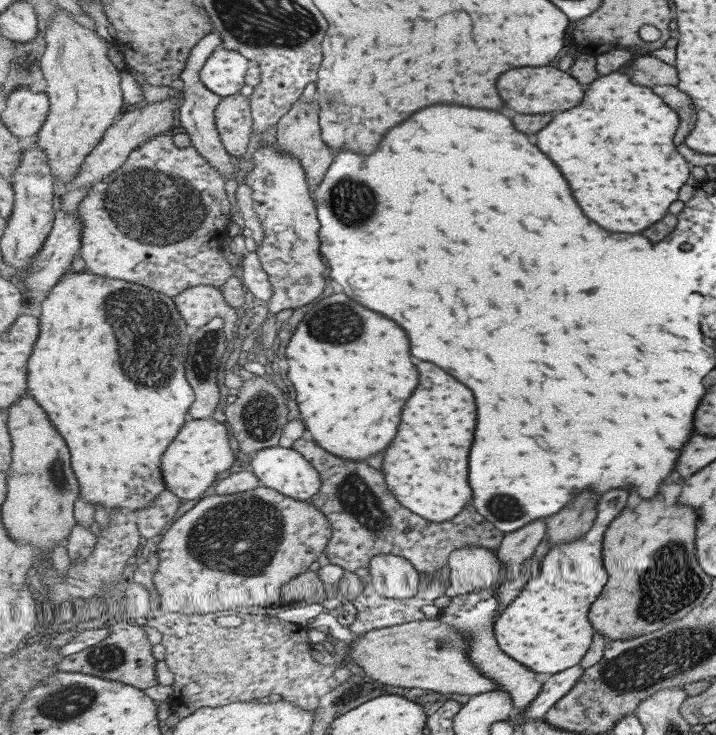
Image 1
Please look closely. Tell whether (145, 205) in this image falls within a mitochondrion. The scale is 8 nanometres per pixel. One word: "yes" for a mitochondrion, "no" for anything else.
yes

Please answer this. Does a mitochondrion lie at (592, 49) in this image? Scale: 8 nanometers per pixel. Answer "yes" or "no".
no

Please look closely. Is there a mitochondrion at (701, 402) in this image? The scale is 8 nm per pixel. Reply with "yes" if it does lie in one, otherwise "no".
no

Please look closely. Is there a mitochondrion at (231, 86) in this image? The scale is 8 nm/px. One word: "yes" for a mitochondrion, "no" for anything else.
no

